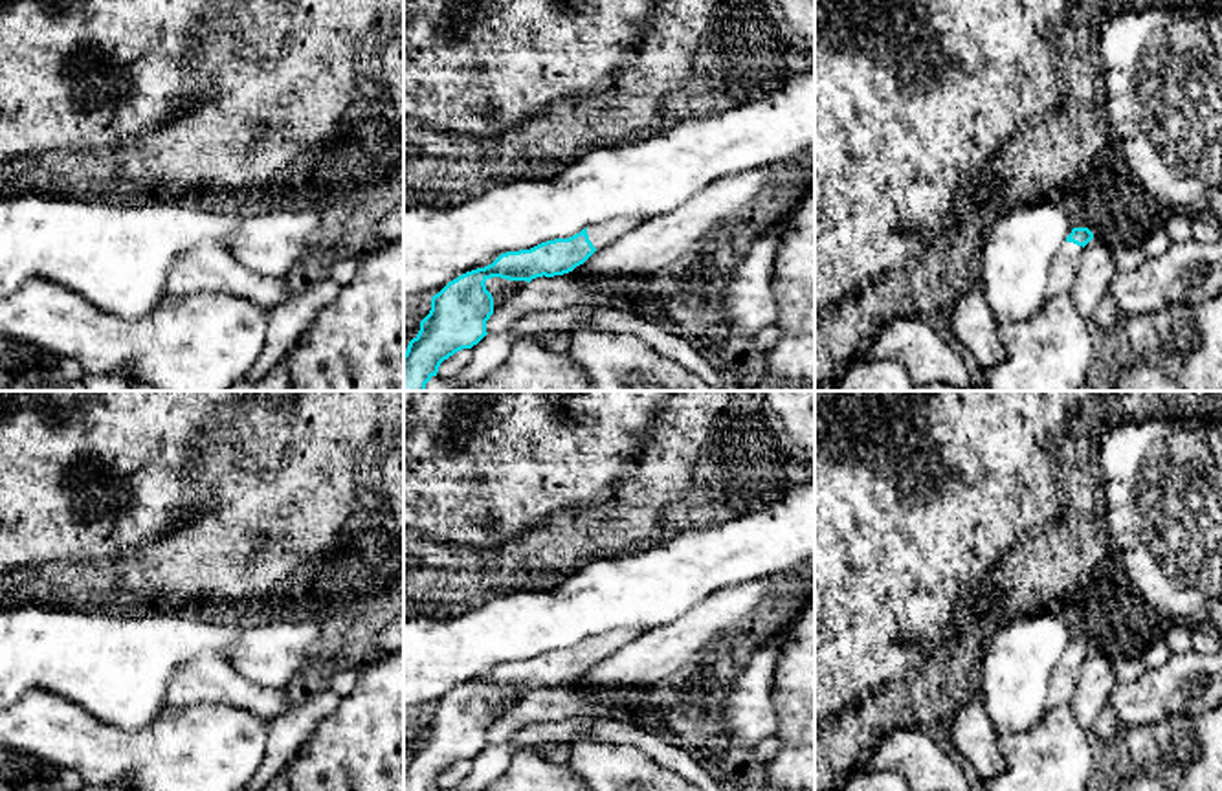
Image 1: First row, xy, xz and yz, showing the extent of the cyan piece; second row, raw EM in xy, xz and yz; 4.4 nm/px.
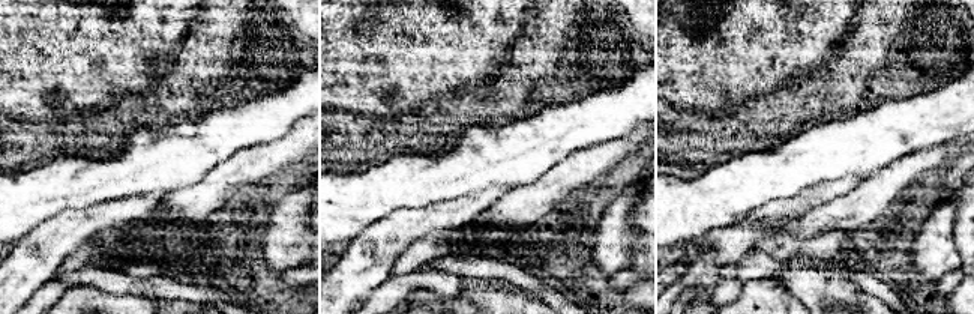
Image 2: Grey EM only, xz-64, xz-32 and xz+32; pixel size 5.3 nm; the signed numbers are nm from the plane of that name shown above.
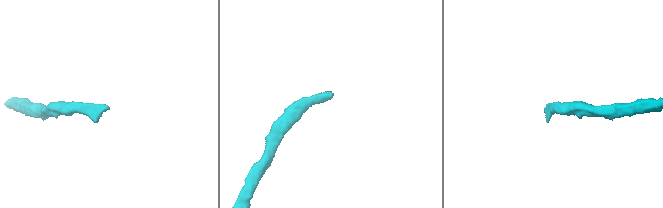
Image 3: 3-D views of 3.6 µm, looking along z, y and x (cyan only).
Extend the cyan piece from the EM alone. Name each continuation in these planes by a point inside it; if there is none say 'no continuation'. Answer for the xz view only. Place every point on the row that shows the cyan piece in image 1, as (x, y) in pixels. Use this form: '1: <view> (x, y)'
1: xz (600, 235)

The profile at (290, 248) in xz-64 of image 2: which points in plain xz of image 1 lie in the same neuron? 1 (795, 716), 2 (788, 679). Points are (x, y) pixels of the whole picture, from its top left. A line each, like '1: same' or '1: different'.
1: different
2: different

